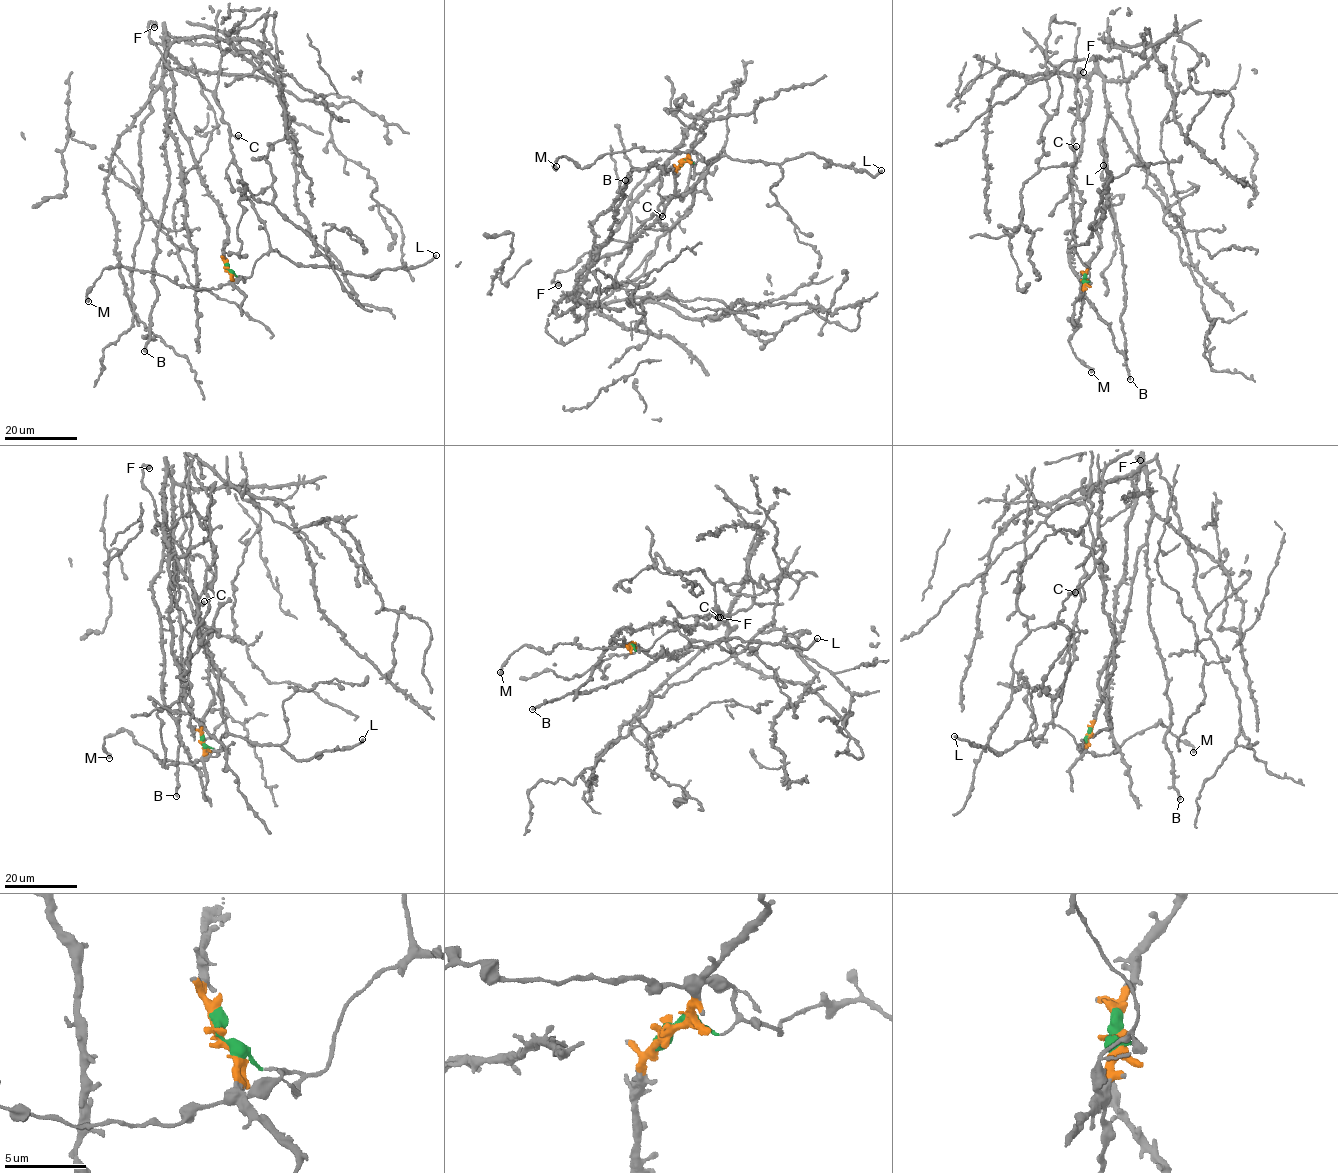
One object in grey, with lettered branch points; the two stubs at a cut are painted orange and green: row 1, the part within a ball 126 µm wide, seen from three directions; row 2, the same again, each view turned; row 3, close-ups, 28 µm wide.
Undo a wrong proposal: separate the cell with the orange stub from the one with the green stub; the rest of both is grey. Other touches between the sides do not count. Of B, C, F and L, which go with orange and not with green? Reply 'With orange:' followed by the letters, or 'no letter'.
With orange: B

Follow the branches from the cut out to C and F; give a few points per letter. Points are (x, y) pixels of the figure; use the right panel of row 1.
C: (1085, 280), (1089, 281), (1089, 270), (1075, 248), (1071, 230), (1083, 202), (1072, 180), (1073, 149), (1076, 146)
F: (1085, 280), (1072, 232), (1083, 202), (1071, 173), (1077, 113), (1068, 110), (1081, 102), (1083, 72)

